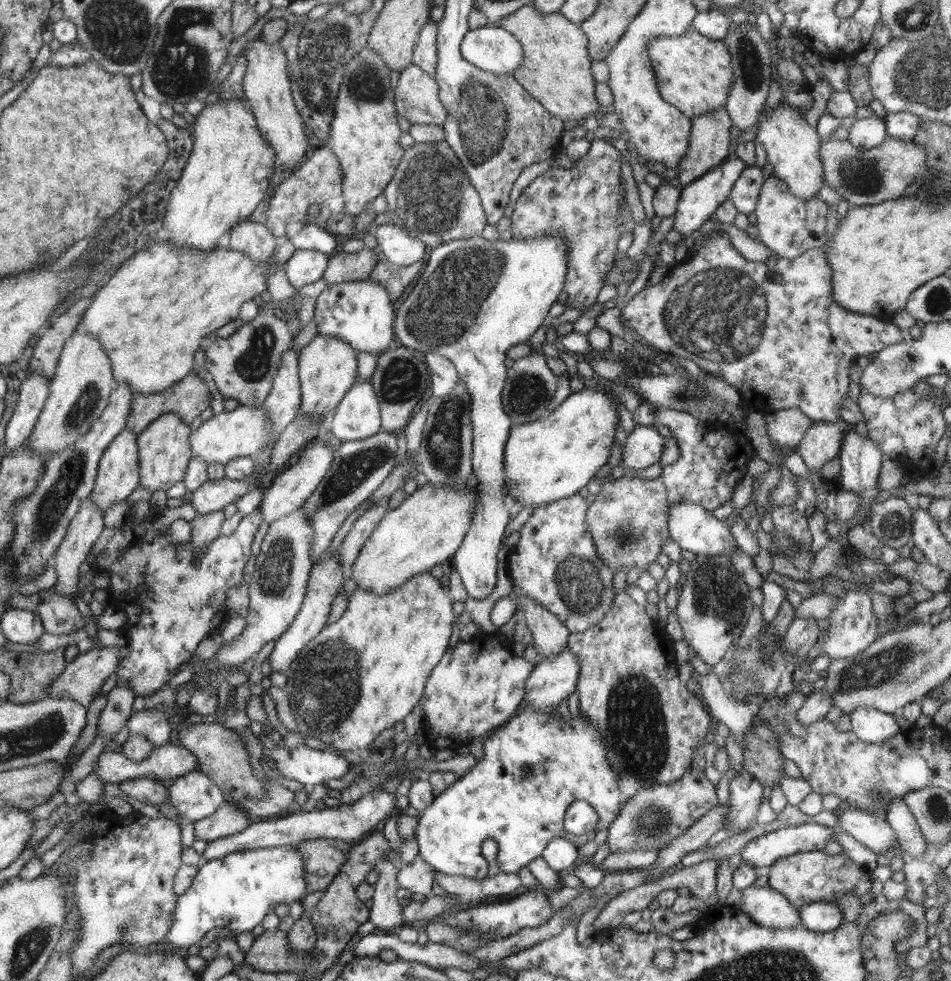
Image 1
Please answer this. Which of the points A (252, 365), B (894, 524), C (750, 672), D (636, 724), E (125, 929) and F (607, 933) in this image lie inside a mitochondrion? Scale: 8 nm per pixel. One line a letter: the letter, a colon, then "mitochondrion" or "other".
A: mitochondrion
B: mitochondrion
C: mitochondrion
D: mitochondrion
E: mitochondrion
F: other

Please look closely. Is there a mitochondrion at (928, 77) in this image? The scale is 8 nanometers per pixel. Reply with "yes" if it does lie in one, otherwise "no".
yes

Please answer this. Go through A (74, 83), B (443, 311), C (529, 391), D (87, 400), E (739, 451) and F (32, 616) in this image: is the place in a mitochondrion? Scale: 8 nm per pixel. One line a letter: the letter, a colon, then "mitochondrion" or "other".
A: other
B: mitochondrion
C: mitochondrion
D: mitochondrion
E: other
F: other

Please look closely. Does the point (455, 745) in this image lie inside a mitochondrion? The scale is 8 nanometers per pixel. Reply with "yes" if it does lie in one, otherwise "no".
no

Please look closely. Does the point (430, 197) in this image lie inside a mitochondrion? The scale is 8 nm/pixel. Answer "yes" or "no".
yes

